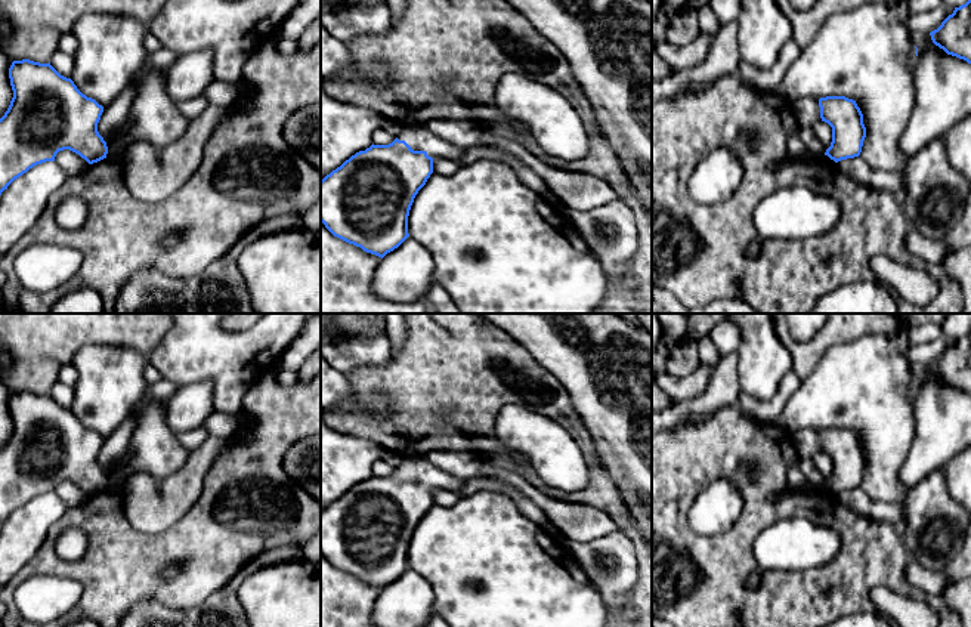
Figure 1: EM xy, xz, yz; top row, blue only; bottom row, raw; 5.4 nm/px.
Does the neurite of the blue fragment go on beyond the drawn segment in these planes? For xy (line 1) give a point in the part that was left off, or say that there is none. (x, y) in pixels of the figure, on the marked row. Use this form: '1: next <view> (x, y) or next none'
1: next none

